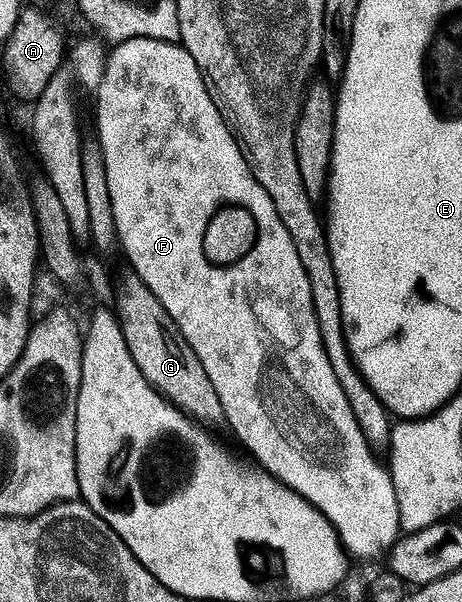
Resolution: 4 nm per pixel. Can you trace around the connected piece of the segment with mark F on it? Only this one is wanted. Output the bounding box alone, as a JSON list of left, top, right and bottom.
[95,38,401,560]

